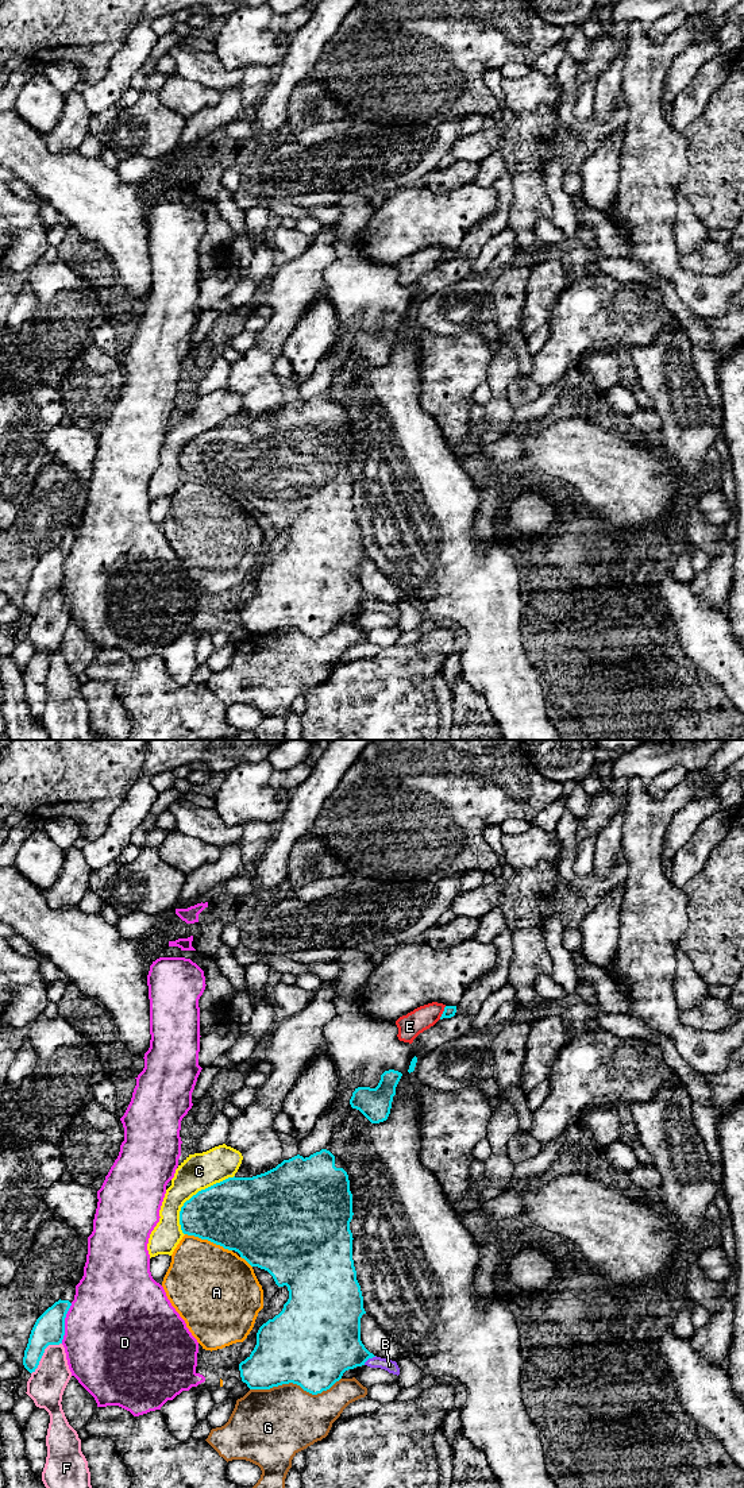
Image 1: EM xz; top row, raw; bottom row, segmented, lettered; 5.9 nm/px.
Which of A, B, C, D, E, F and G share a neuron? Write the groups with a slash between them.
A / B / C / D / E G / F

